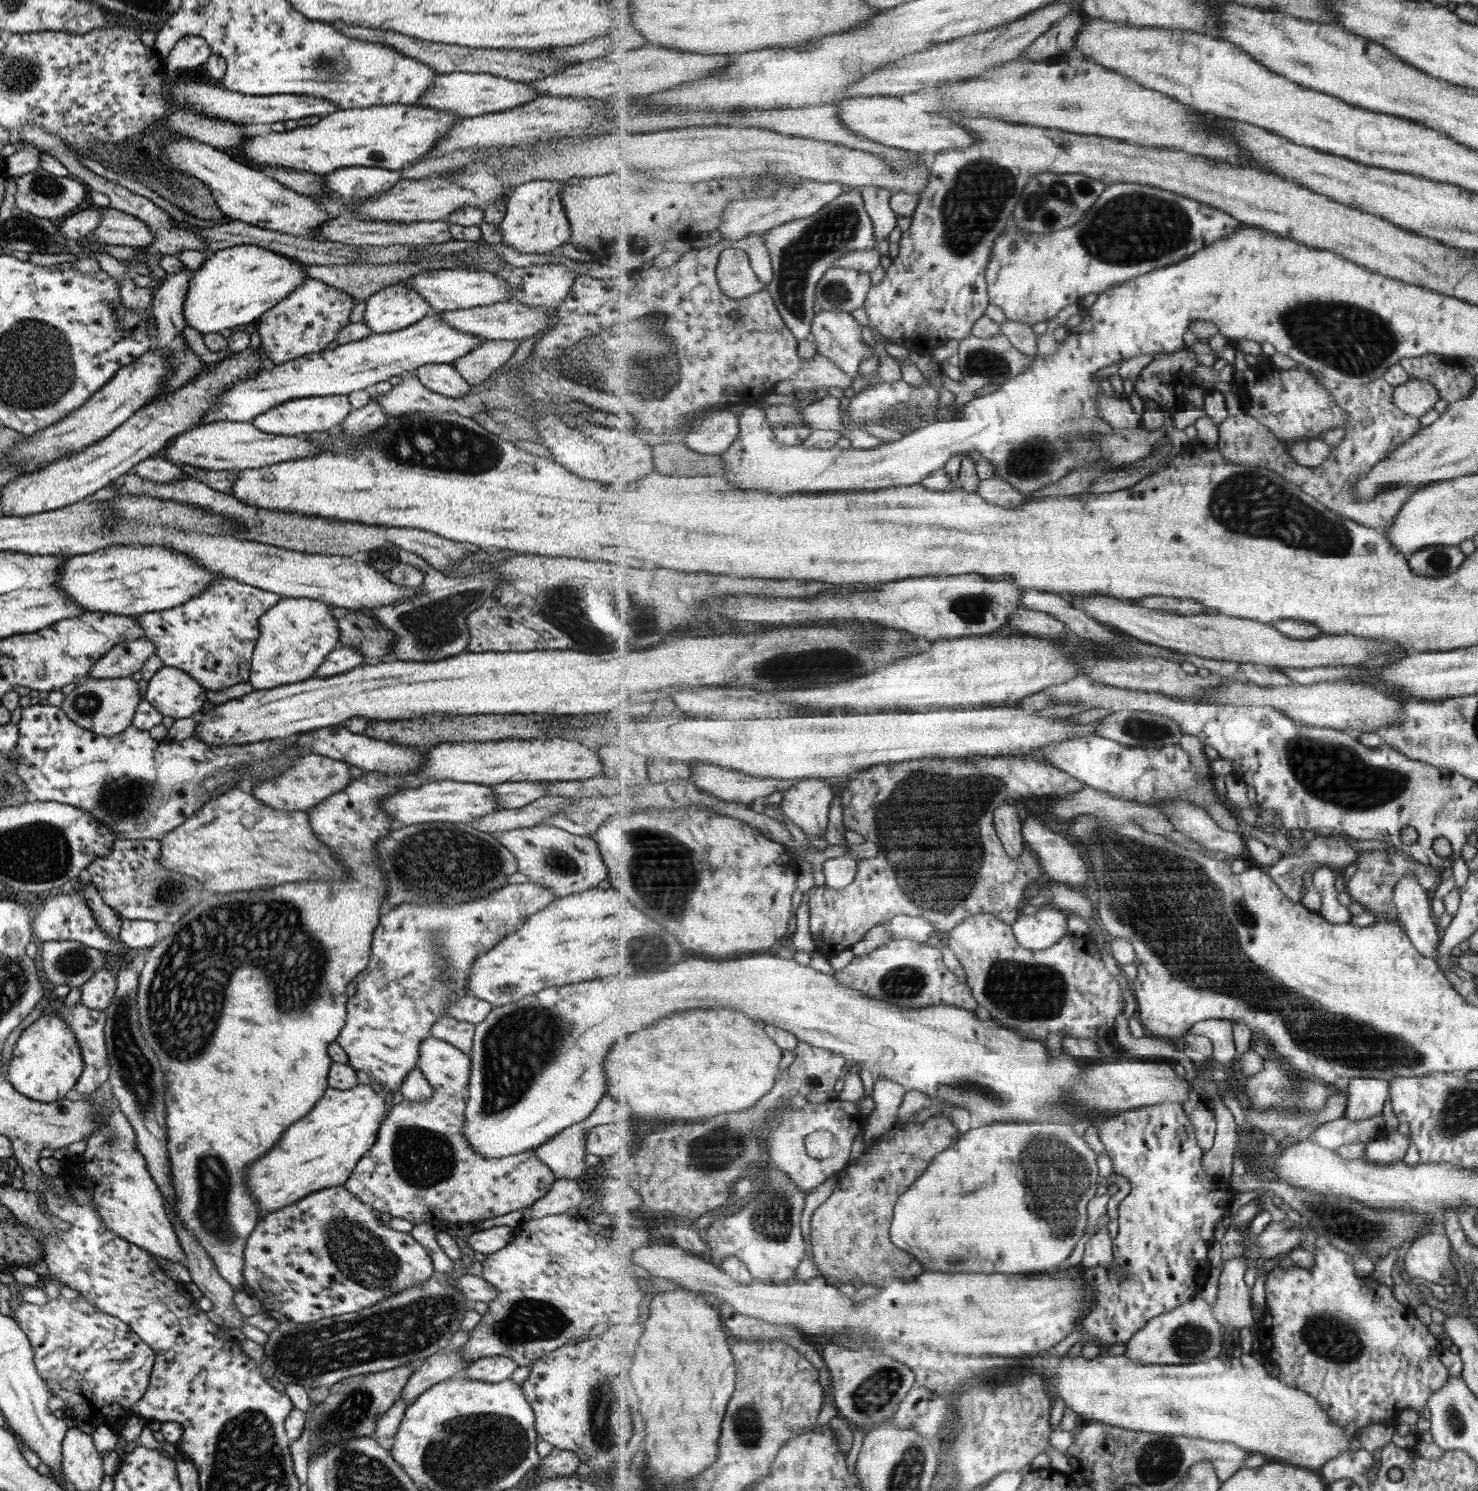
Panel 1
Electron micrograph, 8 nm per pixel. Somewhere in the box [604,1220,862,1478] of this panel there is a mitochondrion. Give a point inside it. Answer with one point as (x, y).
(747, 1427)

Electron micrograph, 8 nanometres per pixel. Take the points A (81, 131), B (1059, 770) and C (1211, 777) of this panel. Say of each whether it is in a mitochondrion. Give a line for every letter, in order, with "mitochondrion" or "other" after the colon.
A: other
B: other
C: other

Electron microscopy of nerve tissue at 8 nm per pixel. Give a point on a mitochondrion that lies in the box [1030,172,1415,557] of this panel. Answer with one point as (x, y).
(1130, 228)

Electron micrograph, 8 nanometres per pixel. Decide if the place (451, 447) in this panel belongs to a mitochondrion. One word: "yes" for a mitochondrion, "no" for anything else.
yes

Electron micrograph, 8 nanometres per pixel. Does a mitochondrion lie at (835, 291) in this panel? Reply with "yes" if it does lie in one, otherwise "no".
yes

